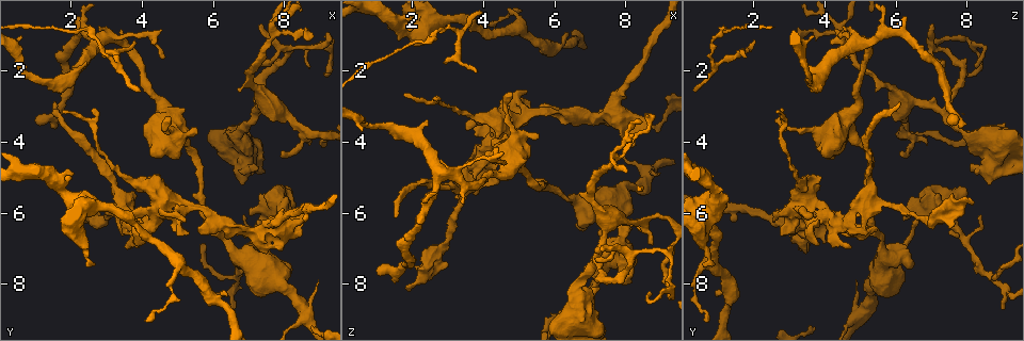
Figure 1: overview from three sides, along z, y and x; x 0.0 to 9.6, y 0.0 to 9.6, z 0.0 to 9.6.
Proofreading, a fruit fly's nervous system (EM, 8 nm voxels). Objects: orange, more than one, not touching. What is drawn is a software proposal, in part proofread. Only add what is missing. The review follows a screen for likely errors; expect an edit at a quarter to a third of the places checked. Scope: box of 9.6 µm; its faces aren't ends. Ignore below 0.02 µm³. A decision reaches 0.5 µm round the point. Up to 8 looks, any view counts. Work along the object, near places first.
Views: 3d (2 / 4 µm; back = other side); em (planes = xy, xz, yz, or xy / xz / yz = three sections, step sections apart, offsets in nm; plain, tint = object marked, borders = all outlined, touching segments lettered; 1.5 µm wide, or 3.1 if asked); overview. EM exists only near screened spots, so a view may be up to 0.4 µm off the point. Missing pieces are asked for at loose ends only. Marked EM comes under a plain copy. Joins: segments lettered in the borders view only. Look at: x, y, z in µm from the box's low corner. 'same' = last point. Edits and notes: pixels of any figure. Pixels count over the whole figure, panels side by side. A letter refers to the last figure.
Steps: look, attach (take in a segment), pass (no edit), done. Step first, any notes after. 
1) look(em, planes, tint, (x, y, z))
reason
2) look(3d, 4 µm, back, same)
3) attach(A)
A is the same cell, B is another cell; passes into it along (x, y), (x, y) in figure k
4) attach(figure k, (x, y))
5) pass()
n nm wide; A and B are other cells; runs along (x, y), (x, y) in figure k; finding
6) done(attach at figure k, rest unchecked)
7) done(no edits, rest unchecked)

look(em, yz, step 8, borders, (6.55, 8.65, 9.05))
thin end

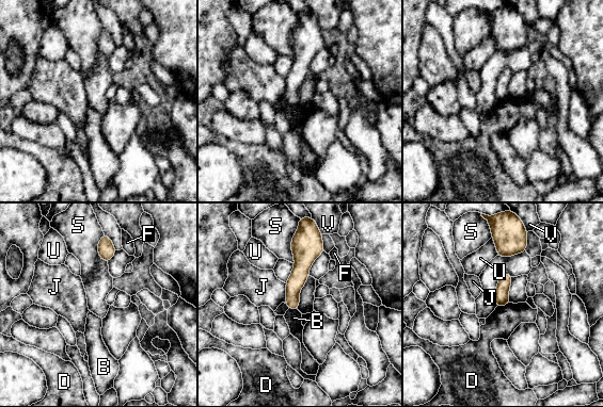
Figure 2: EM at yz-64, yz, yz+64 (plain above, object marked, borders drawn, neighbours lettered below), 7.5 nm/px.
look(em, planes, borders, same)

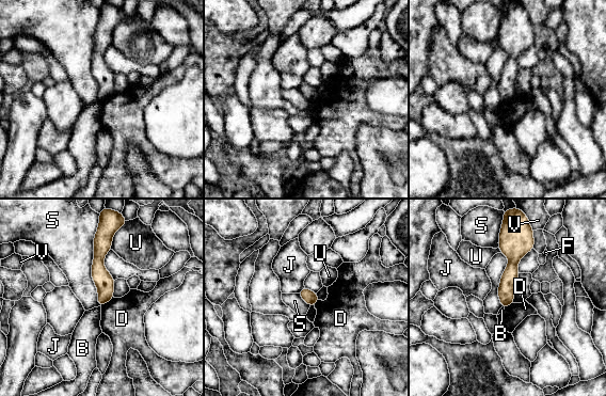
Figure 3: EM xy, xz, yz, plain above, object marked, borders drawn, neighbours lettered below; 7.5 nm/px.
pass()
100 nm wide; B, D, F, J, S, U and V are other cells; border along (97, 224), (92, 281), (99, 305) in figure 3; no lettered segment goes on from it

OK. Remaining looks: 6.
look(em, xy, step 4, borders, (7.35, 0.70, 7.05))
free end

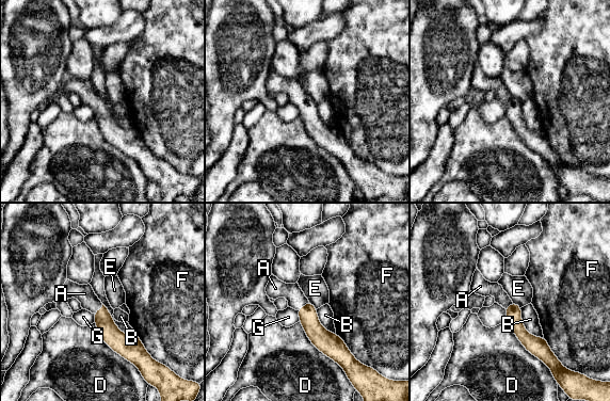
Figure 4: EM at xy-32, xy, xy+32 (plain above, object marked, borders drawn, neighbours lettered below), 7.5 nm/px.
look(em, planes, borders, same)
another direction

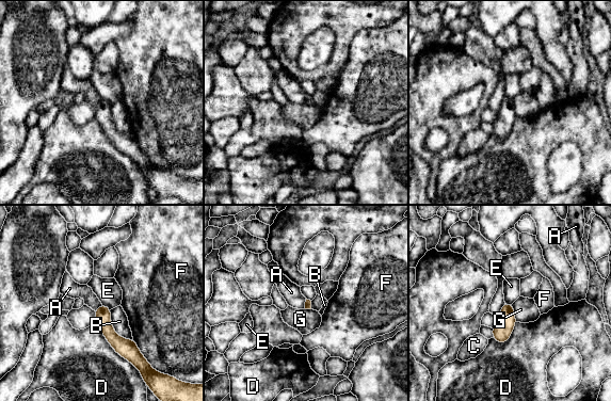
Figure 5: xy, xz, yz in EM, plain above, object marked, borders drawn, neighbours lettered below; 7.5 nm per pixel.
attach(A)
A is the same cell, B, C, D, E, F and G are other cells; passes into it along (102, 320), (98, 308), (71, 289) in figure 5; it goes on there

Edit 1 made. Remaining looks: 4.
look(em, planes, borders, (1.50, 2.95, 6.05))
end of a long branch

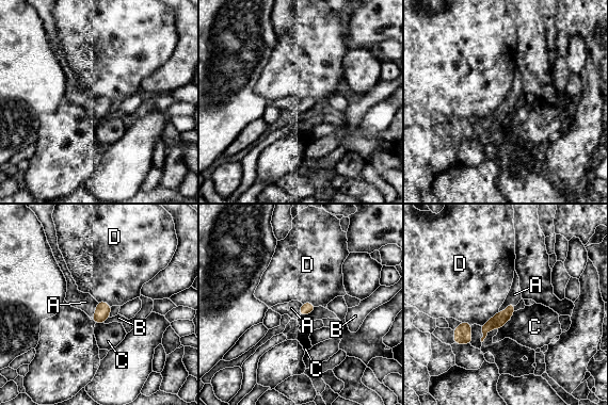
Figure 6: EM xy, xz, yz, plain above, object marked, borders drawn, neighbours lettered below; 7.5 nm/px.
attach(A)
90 nm wide; D touches over 190 nm; A is the same cell, B, C and D are other cells; the neuron continues

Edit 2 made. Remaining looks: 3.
done(attach at figure 5, attach at figure 6, rest unchecked)

